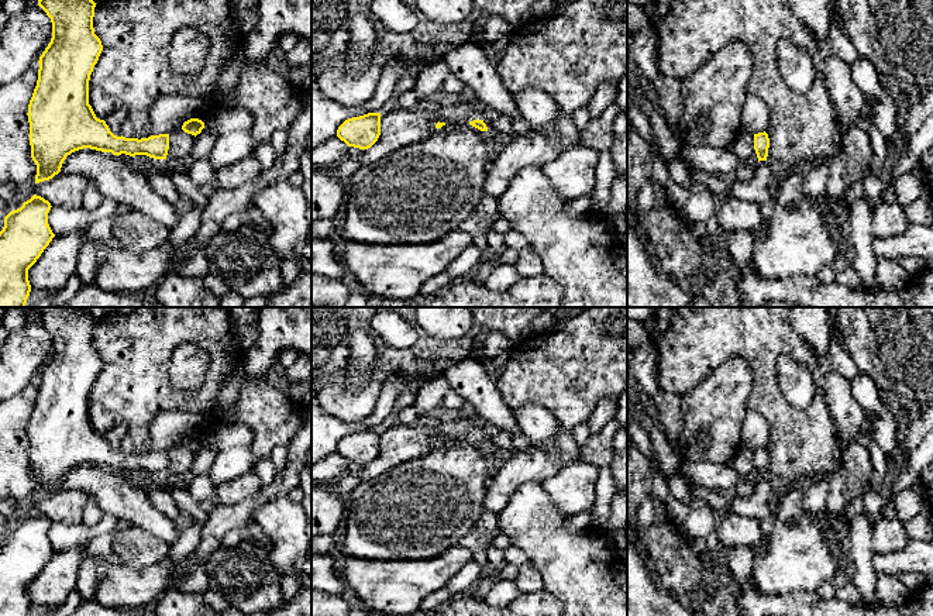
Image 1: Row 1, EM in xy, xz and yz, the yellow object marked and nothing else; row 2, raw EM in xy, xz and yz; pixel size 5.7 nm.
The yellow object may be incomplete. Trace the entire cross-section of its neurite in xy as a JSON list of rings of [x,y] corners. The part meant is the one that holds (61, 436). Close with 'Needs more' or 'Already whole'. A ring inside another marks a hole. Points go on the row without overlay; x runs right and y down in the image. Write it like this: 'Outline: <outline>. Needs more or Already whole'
Outline: [[[42,307],[38,321],[52,338],[52,354],[39,372],[38,396],[28,420],[31,474],[37,481],[35,499],[49,496],[61,488],[68,471],[90,464],[113,471],[147,471],[166,475],[169,450],[148,454],[125,454],[114,451],[104,436],[96,433],[89,420],[89,396],[103,366],[94,350],[93,333],[96,319],[87,307]]]. Already whole

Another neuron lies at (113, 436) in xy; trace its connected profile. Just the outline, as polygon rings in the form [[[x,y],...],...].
[[[118,426],[118,427],[114,427],[111,430],[109,430],[104,437],[106,440],[109,441],[110,447],[117,451],[117,452],[121,452],[121,447],[120,447],[120,443],[121,443],[121,438],[124,436],[124,431],[125,429],[123,426]]]

